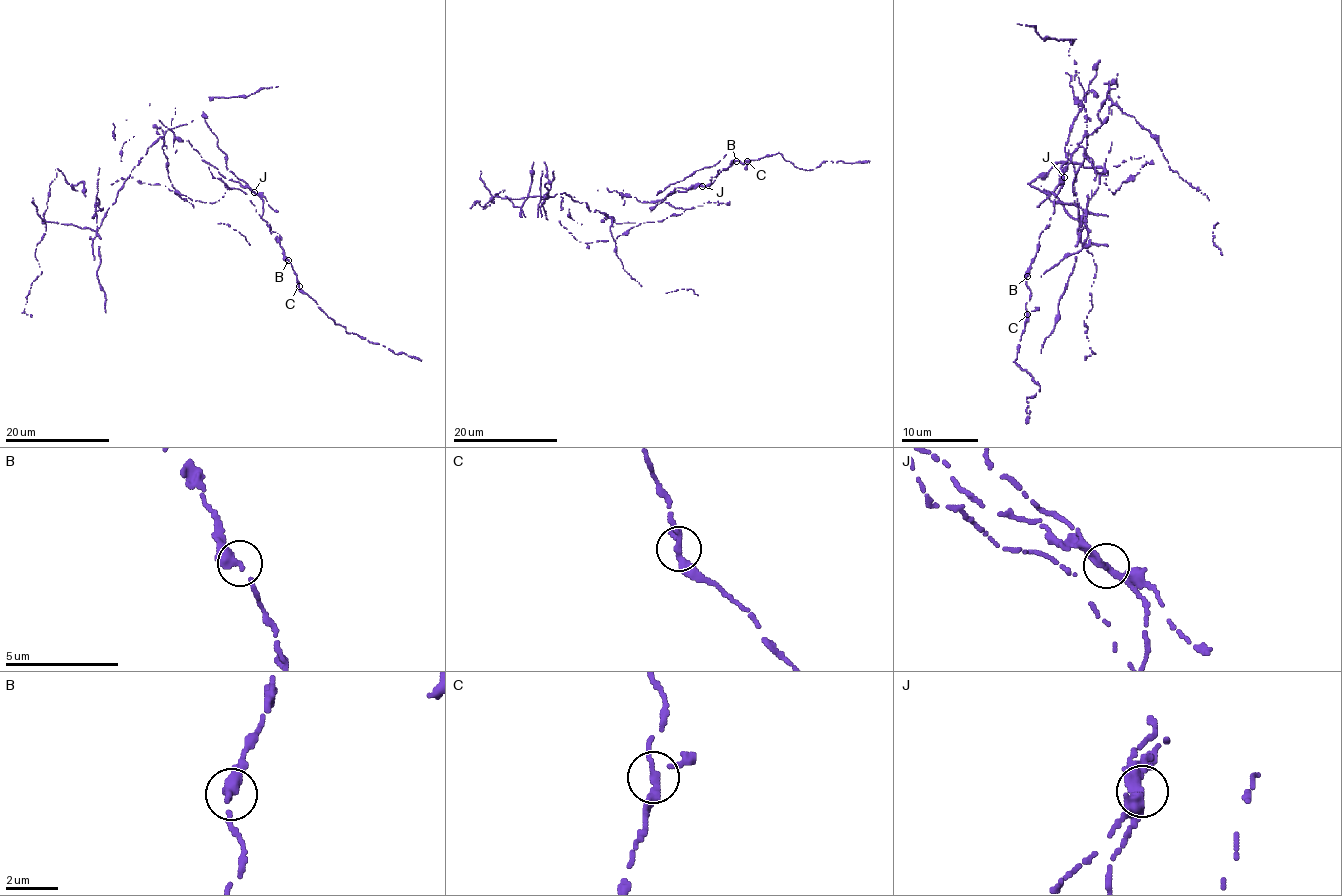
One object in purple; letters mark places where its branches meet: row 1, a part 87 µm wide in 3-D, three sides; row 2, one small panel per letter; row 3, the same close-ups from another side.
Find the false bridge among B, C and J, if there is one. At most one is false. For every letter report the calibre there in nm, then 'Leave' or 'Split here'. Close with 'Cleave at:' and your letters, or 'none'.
B: Thickness 340 nm. Leave
C: Thickness 260 nm. Leave
J: Thickness 320 nm. Split here
Cleave at: J

